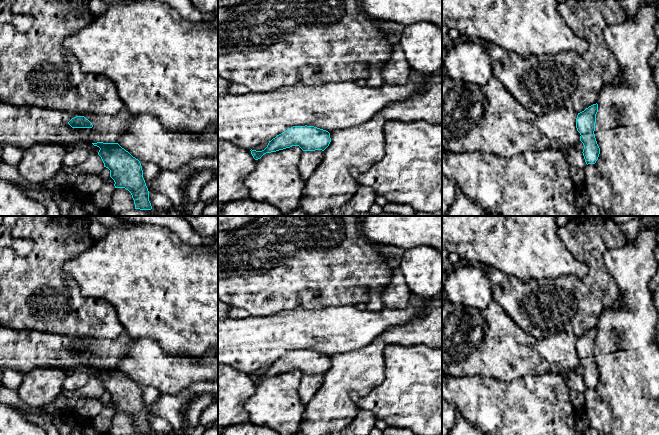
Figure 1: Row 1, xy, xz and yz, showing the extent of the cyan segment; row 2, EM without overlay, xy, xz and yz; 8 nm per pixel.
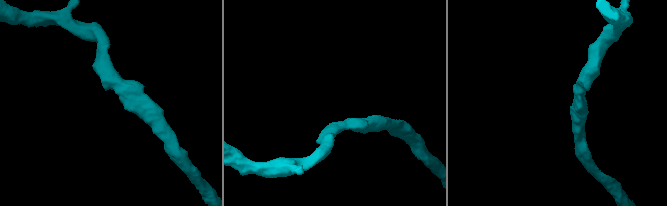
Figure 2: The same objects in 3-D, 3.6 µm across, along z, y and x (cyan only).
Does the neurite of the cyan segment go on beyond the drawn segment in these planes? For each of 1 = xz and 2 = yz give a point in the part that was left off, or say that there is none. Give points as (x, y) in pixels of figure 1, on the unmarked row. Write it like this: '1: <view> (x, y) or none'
1: none
2: none

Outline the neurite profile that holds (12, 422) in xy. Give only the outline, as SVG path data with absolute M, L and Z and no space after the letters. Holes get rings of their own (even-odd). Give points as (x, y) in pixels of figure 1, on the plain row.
M0 402L0 435L45 435L39 426Z

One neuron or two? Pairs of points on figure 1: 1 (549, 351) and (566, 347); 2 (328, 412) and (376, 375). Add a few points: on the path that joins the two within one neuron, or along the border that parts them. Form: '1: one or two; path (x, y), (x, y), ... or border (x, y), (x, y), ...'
1: one; path (553, 348), (562, 347)
2: one; path (335, 398), (353, 380), (357, 380), (362, 376)

